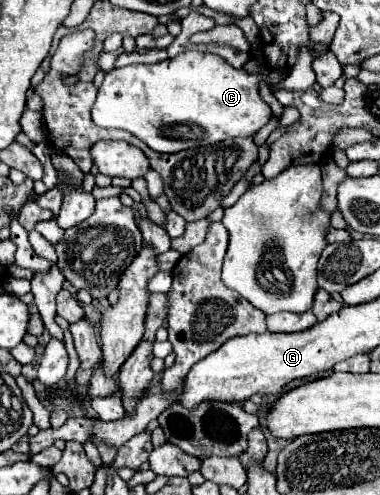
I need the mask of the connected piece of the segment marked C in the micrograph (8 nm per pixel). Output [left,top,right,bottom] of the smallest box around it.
[91,50,271,154]

